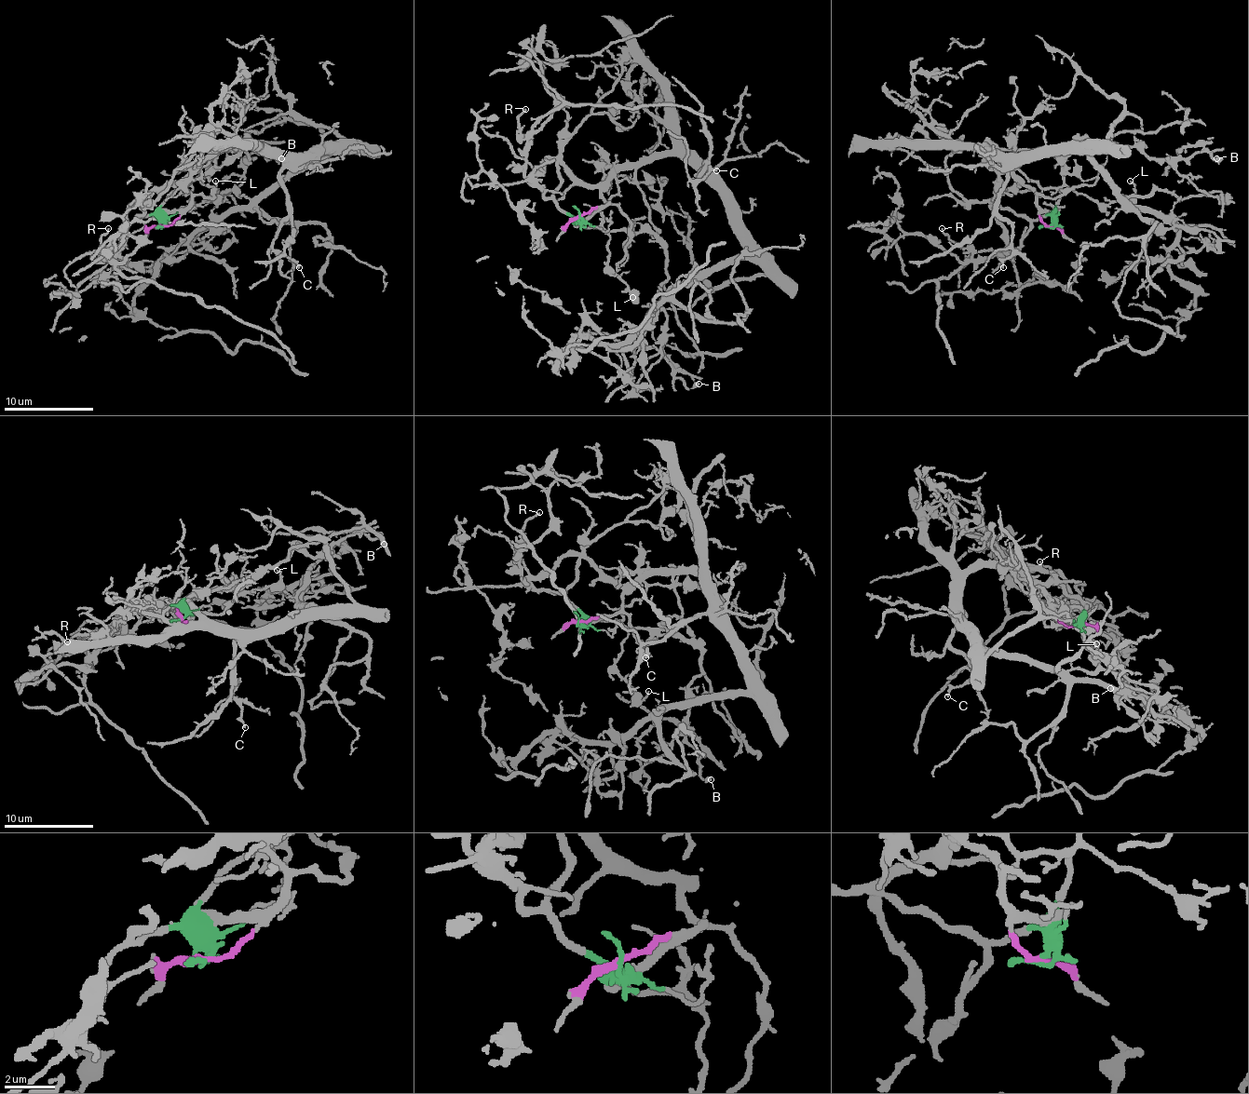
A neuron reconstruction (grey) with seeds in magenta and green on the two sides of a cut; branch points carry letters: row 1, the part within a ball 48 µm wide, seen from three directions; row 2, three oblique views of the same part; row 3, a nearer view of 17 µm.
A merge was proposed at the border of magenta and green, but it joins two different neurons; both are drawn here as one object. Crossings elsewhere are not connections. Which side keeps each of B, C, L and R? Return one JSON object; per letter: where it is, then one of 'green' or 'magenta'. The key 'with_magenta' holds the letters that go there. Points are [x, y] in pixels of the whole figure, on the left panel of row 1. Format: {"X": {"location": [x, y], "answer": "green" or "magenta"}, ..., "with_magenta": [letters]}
{"B": {"location": [281, 158], "answer": "green"}, "C": {"location": [299, 267], "answer": "magenta"}, "L": {"location": [215, 181], "answer": "green"}, "R": {"location": [108, 228], "answer": "green"}, "with_magenta": ["C"]}

